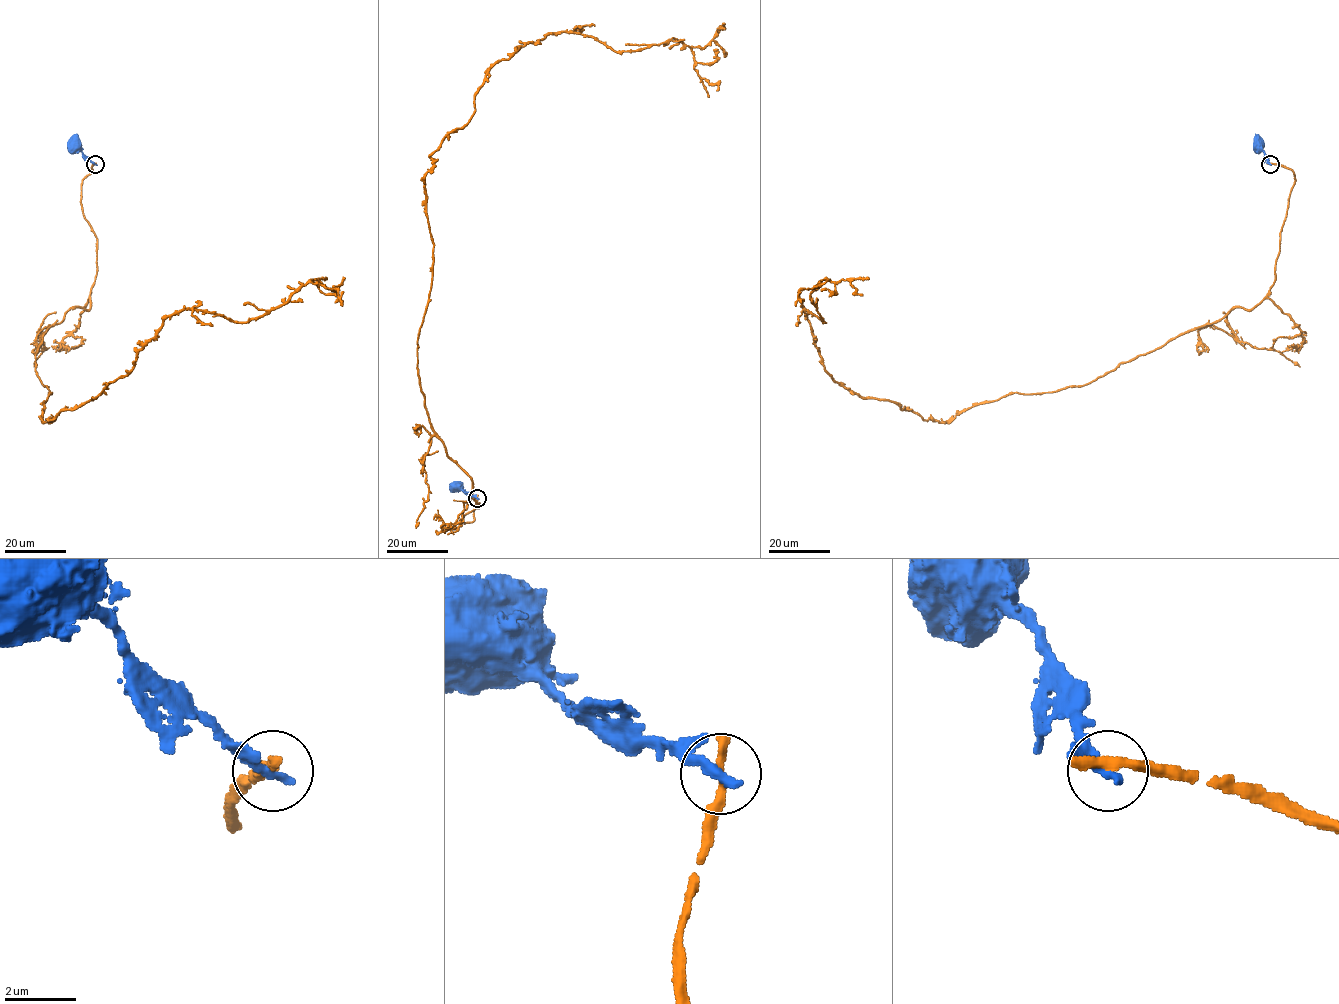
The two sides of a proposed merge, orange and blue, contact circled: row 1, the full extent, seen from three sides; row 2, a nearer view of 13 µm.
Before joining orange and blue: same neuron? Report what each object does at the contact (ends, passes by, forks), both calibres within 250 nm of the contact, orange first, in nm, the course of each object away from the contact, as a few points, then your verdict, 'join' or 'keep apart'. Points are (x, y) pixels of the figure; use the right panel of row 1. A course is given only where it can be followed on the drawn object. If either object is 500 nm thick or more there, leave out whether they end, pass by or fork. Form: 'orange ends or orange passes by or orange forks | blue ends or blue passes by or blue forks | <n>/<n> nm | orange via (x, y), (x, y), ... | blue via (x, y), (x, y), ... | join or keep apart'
orange ends | blue ends | 360/320 nm | orange via (1270, 164), (1269, 293), (1082, 385), (941, 422), (863, 398), (805, 309), (863, 295) | blue via (1270, 164), (1267, 156), (1255, 146), (1257, 144) | keep apart

